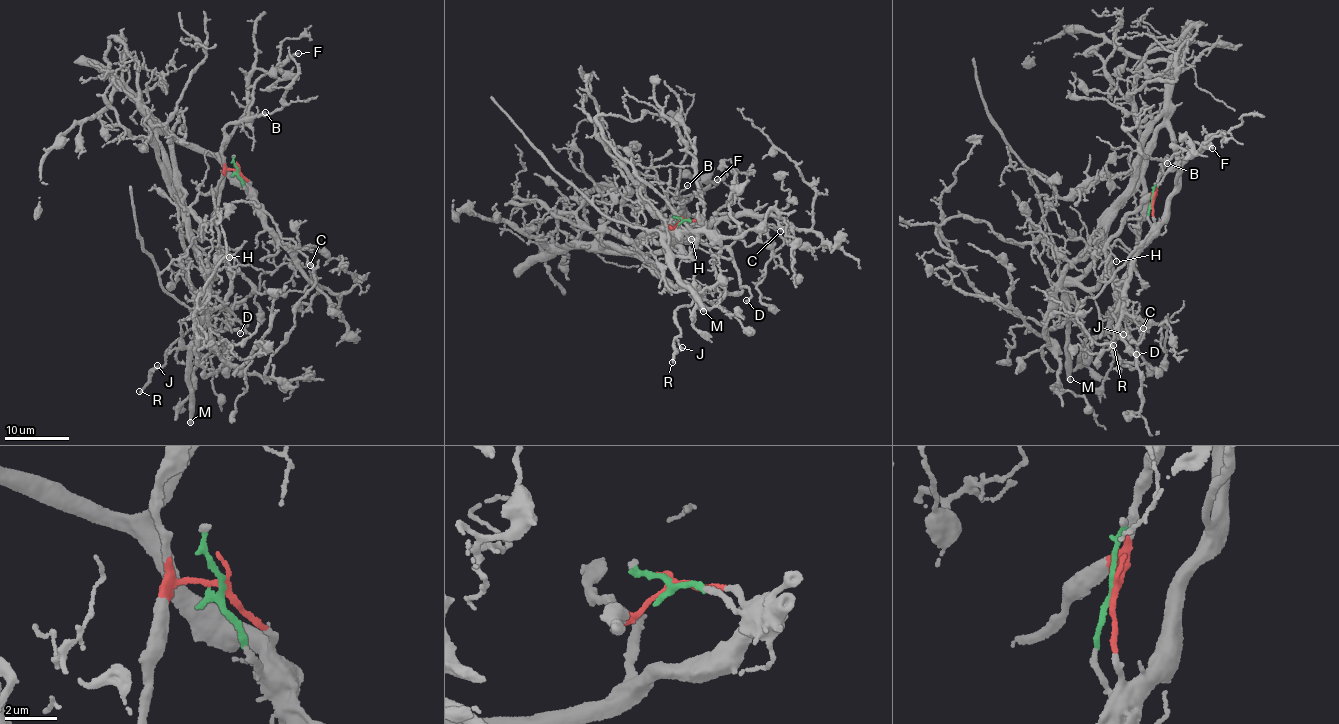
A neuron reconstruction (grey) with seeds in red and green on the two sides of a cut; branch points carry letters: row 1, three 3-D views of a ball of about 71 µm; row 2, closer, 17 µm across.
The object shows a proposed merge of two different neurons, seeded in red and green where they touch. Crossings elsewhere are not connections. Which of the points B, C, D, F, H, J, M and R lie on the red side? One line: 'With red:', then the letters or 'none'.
With red: B, C, D, F, H, J, M, R

